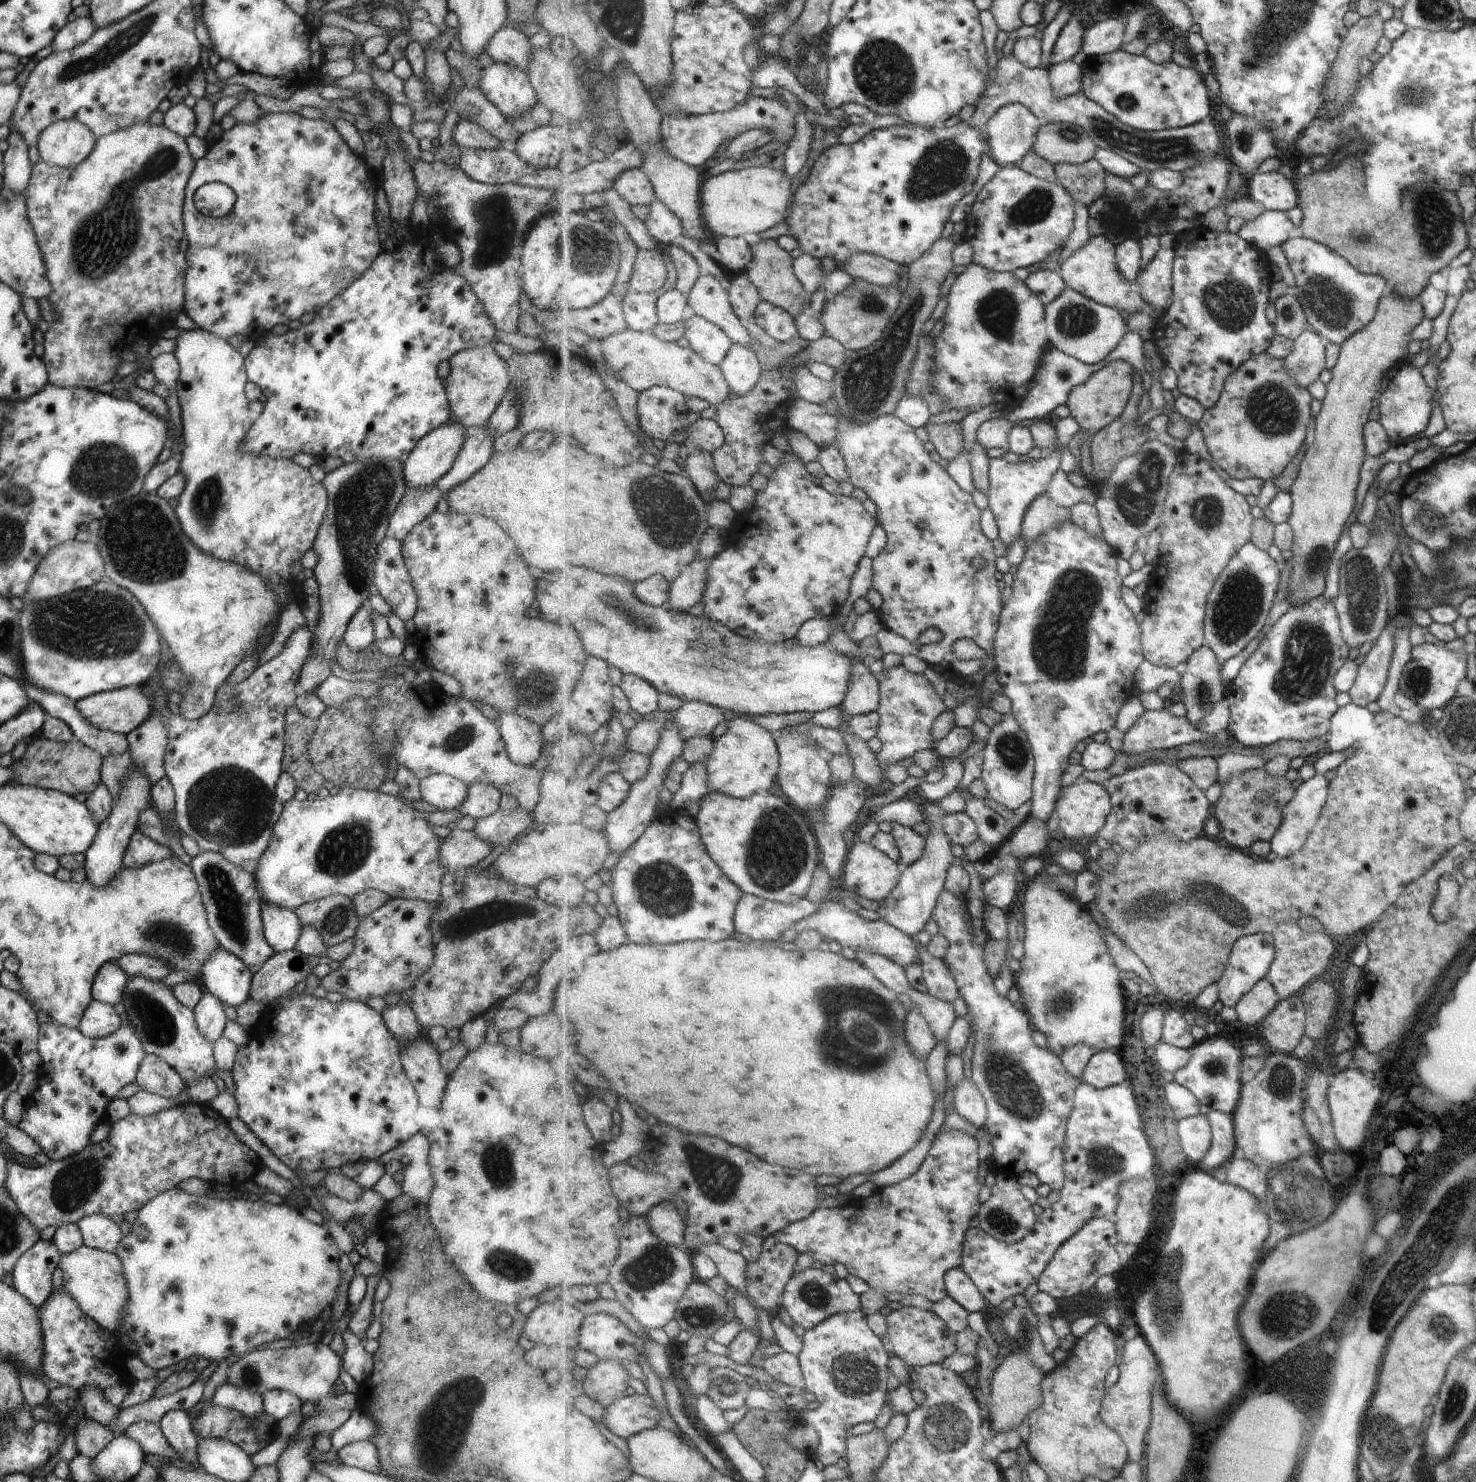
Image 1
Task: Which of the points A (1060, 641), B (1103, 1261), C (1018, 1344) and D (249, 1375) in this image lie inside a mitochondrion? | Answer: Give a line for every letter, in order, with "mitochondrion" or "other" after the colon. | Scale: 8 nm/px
A: mitochondrion
B: other
C: other
D: mitochondrion

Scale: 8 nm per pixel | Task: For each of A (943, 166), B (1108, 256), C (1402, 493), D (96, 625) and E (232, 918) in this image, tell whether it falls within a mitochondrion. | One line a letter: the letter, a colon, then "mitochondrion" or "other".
A: mitochondrion
B: other
C: other
D: mitochondrion
E: mitochondrion

